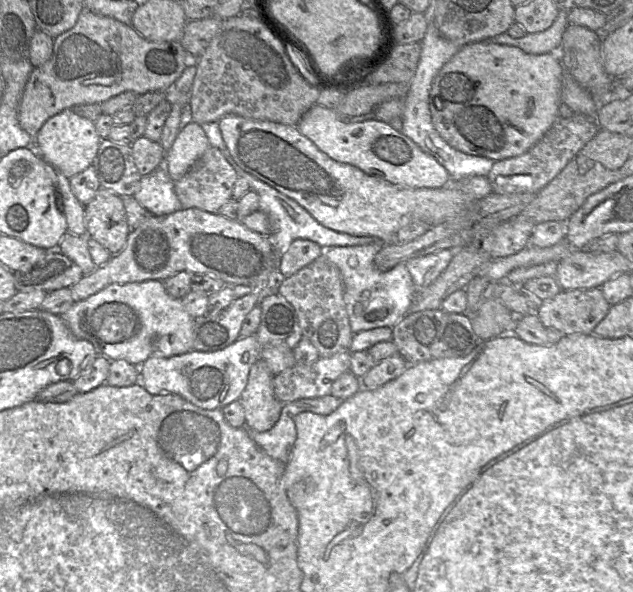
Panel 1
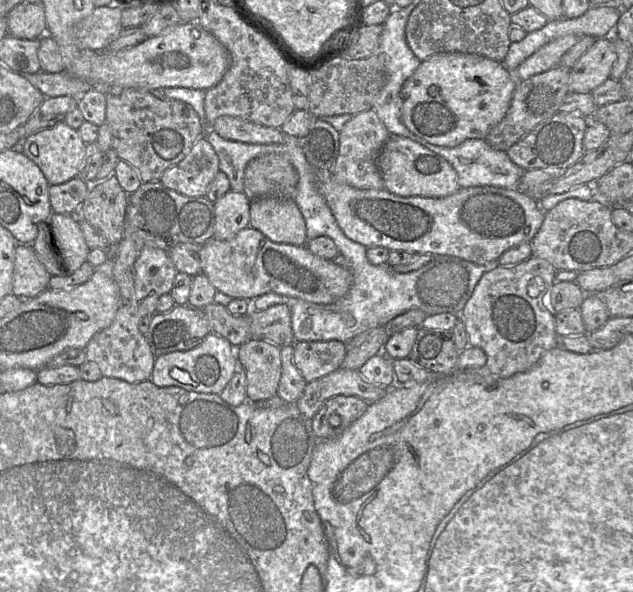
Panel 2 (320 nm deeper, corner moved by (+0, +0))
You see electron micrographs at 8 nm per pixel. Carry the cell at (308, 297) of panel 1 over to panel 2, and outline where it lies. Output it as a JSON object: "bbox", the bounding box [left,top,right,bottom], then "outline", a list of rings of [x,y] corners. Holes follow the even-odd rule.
{"bbox":[293,340,346,383],"outline":[[[338,340],[294,342],[293,354],[294,365],[309,383],[341,367],[346,345]]]}

